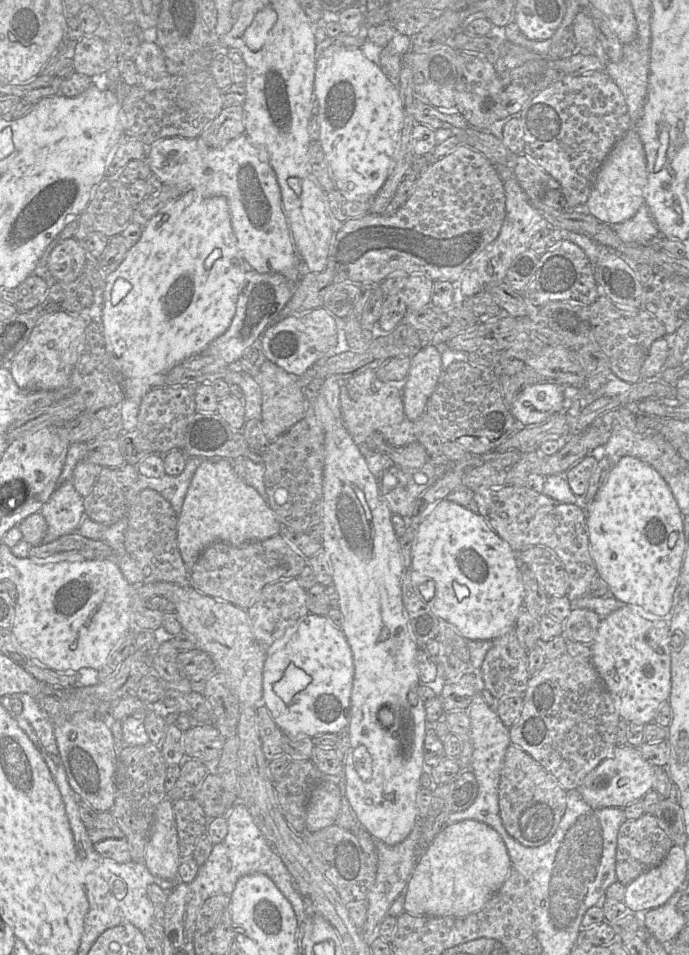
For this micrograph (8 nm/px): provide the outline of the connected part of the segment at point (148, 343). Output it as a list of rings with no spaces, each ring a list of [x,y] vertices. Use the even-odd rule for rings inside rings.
[[[196,192],[182,194],[143,227],[139,241],[104,281],[102,329],[107,353],[123,376],[121,418],[124,432],[136,428],[145,394],[154,387],[167,387],[163,386],[163,377],[168,371],[181,361],[202,353],[228,329],[245,273],[228,203],[221,196],[201,196]]]

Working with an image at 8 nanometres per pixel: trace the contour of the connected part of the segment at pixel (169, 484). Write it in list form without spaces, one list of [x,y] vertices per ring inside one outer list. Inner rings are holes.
[[[187,457],[183,472],[178,476],[163,474],[157,478],[150,478],[138,474],[136,482],[125,490],[127,506],[144,489],[152,489],[166,499],[178,515],[181,512],[184,499],[192,477],[202,463],[202,457]]]

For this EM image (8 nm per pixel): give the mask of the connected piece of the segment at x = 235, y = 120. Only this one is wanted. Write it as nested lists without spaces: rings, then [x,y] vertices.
[[[232,105],[224,107],[199,138],[209,148],[220,149],[242,134],[245,134],[243,105]]]

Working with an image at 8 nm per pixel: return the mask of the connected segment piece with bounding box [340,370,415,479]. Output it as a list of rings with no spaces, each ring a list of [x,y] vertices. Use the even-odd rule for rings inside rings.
[[[366,370],[348,379],[346,385],[341,384],[340,386],[340,407],[343,422],[362,455],[367,460],[368,466],[376,479],[379,472],[393,466],[394,463],[388,456],[376,453],[367,446],[369,435],[373,432],[379,432],[394,447],[401,447],[415,440],[413,422],[404,413],[402,399],[403,386],[404,381],[383,382],[379,380],[375,370]],[[347,385],[360,388],[360,398],[357,401],[353,401],[349,397]]]

